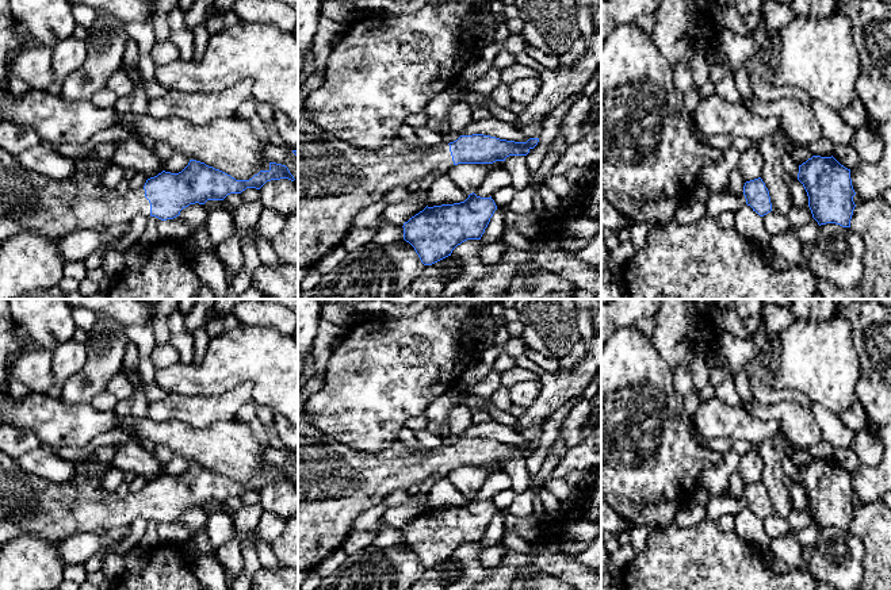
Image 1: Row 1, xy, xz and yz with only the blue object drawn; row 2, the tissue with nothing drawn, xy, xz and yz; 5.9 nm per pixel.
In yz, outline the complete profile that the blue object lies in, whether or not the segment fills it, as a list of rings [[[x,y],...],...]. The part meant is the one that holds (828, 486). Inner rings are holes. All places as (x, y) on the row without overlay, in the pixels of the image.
[[[812,459],[799,468],[798,483],[803,487],[808,510],[818,528],[835,526],[850,530],[856,498],[850,472],[833,459]]]

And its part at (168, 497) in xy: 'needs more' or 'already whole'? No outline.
needs more

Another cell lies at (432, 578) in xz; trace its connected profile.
[[[451,558],[432,568],[425,568],[422,575],[410,586],[410,590],[446,590],[448,585],[444,575],[454,567],[462,567],[462,563]]]

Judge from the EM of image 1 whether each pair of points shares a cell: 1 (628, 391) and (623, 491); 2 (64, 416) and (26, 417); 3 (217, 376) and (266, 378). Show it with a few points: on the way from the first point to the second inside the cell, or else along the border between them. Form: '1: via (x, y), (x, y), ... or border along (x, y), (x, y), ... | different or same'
1: via (623, 416), (623, 467) | same
2: via (54, 417), (35, 417) | same
3: via (229, 374), (253, 374) | same

